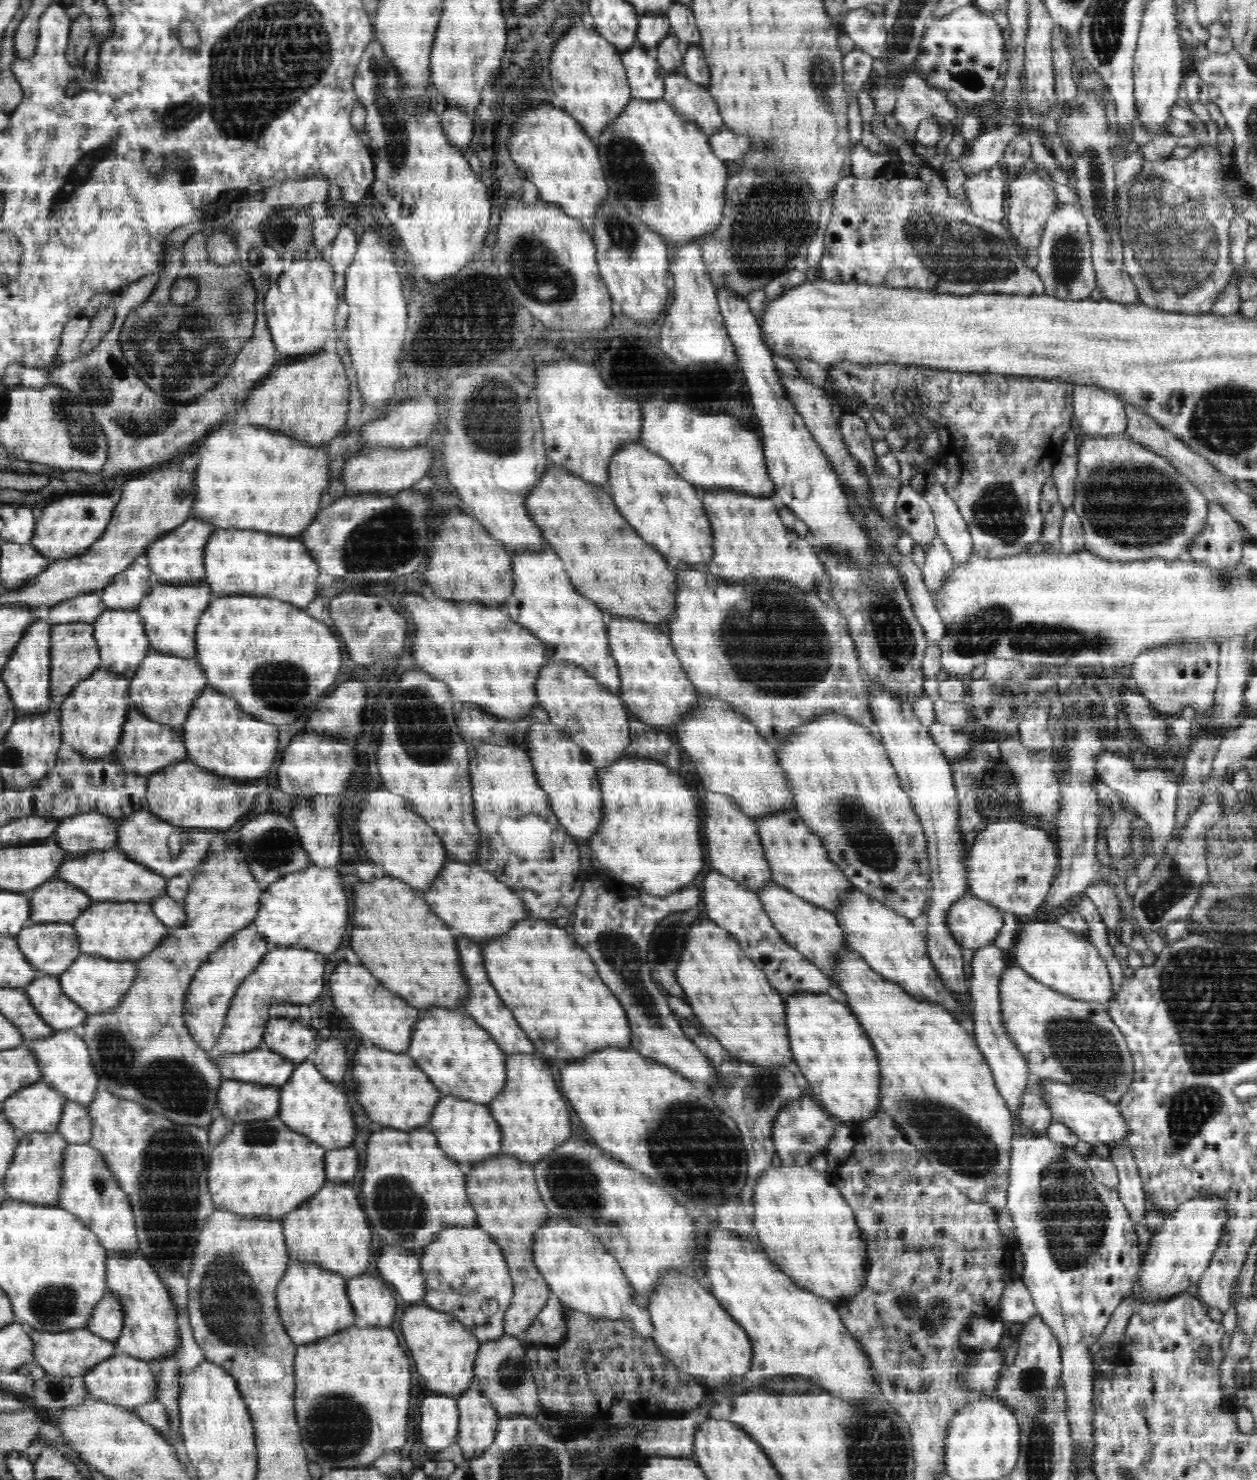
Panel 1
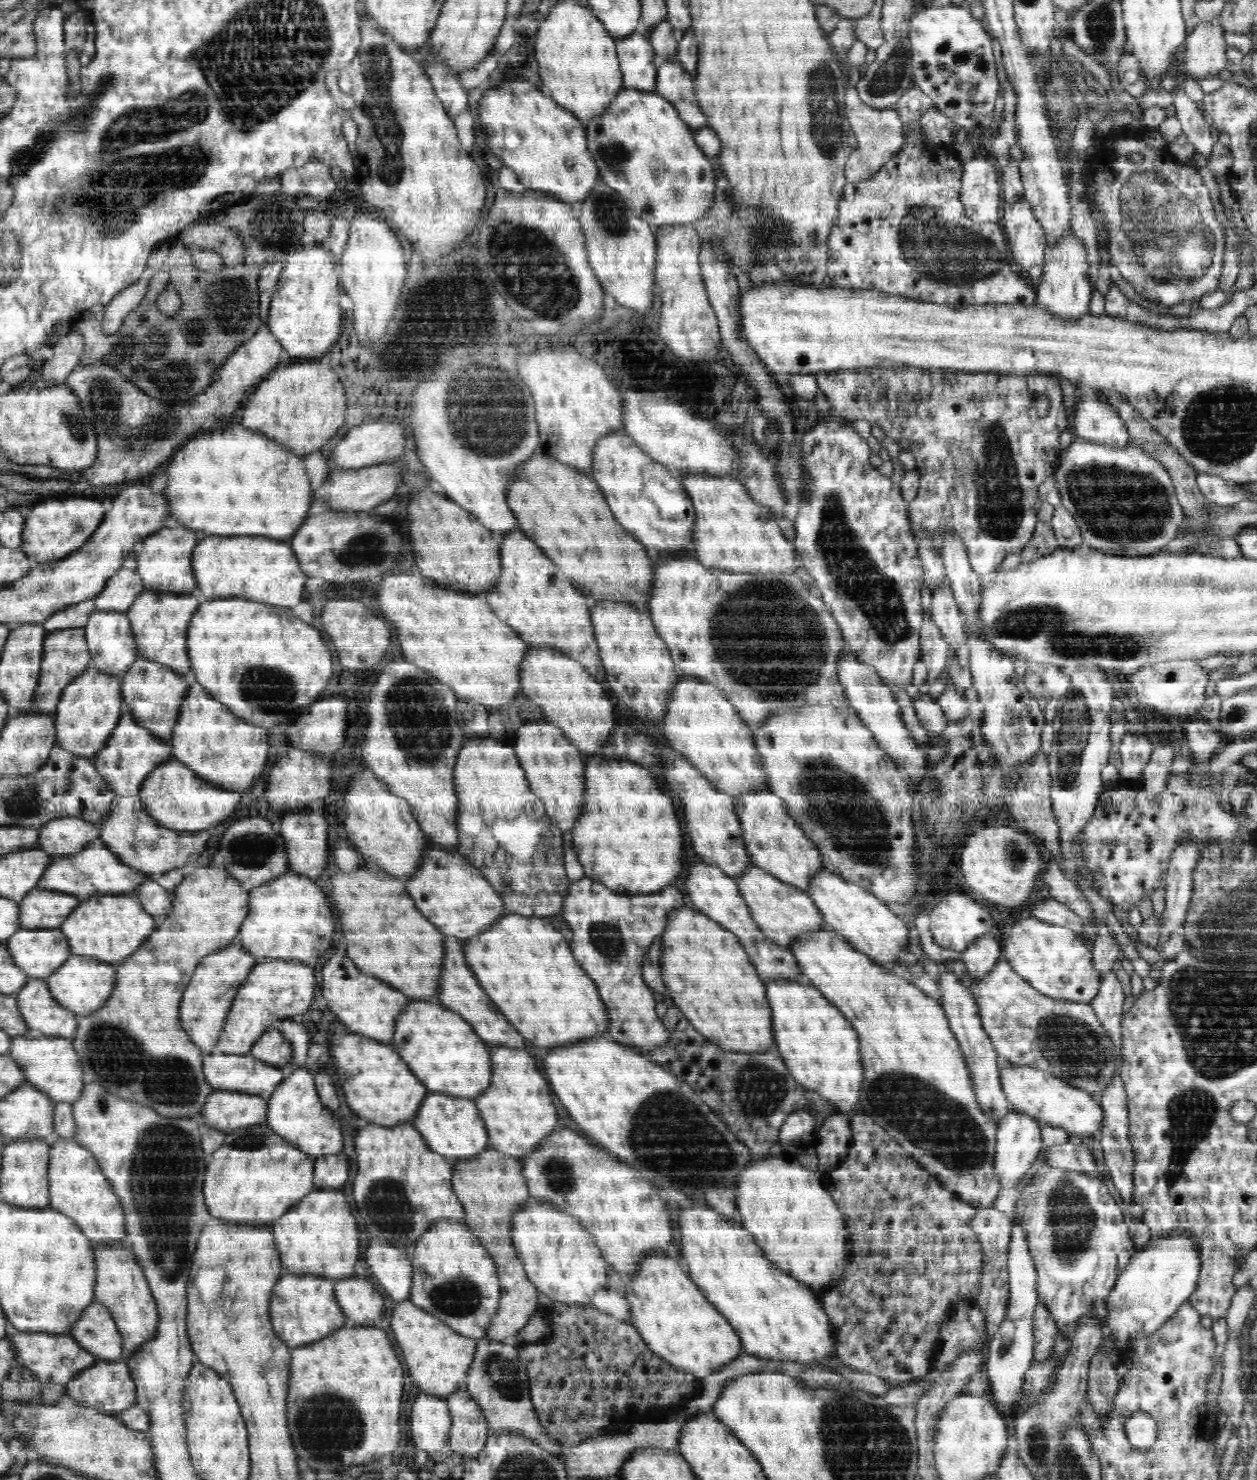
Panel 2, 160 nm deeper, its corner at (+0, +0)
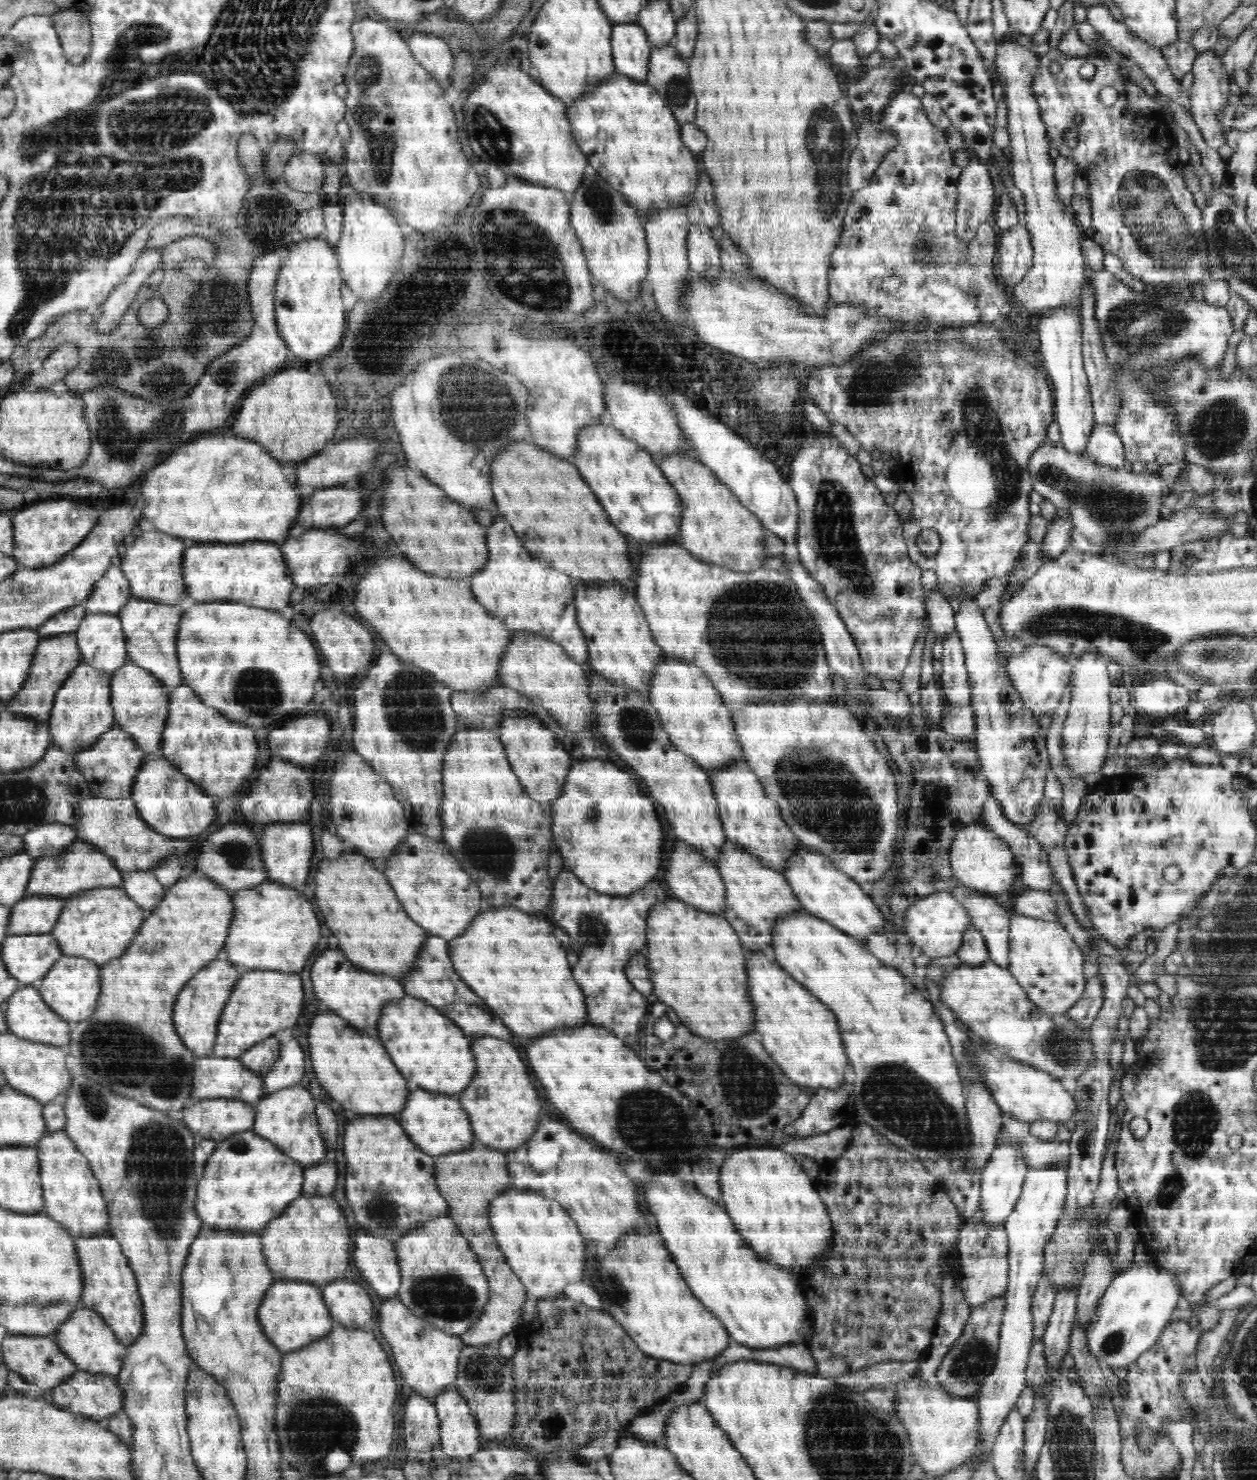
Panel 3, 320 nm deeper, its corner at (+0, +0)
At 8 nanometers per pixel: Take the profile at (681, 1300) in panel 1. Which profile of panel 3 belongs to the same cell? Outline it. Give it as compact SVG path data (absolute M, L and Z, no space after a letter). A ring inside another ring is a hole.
M659 1234L626 1236L626 1240L622 1240L622 1244L614 1248L614 1252L606 1252L604 1256L597 1254L593 1242L587 1241L585 1248L582 1281L594 1287L596 1293L602 1297L604 1303L599 1310L613 1316L644 1354L694 1367L698 1363L705 1362L706 1359L716 1359L716 1356L729 1346L732 1339L725 1324L690 1291L689 1285L682 1278L678 1265L664 1247Z

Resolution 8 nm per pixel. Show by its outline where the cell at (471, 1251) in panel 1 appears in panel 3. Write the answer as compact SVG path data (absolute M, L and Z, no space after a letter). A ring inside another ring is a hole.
M449 1215L420 1224L395 1243L401 1268L398 1298L416 1316L450 1335L468 1331L489 1302L490 1288L481 1263Z

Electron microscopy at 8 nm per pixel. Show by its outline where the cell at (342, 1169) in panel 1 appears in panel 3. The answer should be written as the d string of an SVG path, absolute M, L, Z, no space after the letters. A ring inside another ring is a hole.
M328 1157L322 1162L305 1169L305 1183L302 1186L302 1195L329 1196L335 1190L337 1178L336 1162Z

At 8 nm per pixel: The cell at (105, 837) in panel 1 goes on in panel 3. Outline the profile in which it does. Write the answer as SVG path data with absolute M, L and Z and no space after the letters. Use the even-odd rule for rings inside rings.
M51 823L34 827L22 837L22 852L38 859L63 853L77 842L77 831L74 826Z

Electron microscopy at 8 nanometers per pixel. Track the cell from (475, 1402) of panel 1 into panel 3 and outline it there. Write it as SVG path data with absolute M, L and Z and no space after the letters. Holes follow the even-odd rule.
M446 1390L432 1400L441 1421L440 1446L450 1458L466 1458L483 1447L477 1420L465 1397L457 1390Z

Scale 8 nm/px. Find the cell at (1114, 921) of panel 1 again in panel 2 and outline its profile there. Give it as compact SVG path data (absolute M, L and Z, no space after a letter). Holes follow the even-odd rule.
M1097 918L1096 927L1098 927L1098 936L1092 944L1092 961L1094 961L1094 969L1097 970L1098 976L1104 979L1106 974L1110 974L1117 967L1117 962L1122 958L1123 952L1118 949L1110 929Z

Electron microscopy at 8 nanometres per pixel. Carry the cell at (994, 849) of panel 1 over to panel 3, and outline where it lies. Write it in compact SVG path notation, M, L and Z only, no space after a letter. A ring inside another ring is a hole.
M977 823L962 828L951 841L950 866L960 885L982 890L985 894L1000 894L1006 888L1010 888L1012 882L1018 878L1019 866L1017 866L1015 855L1010 852L1009 845L997 836L996 832Z

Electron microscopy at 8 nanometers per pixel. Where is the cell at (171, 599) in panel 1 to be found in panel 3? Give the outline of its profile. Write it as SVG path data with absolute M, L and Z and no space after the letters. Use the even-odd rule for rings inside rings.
M131 599L116 614L121 620L122 630L126 639L128 660L152 672L158 681L164 682L166 689L174 689L184 684L180 664L177 657L178 623L188 606L162 604L160 601Z

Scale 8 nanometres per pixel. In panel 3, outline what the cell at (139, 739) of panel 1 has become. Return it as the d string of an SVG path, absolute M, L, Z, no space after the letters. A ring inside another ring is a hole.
M115 724L108 732L101 736L93 747L73 755L73 763L77 765L89 784L94 796L107 799L131 798L132 787L137 774L144 764L145 750L134 742L129 732Z

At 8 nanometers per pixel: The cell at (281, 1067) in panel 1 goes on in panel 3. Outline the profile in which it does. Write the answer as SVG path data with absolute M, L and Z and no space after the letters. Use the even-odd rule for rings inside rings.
M236 1057L195 1058L193 1067L192 1102L206 1100L206 1098L230 1098L256 1104L264 1098L264 1075L246 1068Z

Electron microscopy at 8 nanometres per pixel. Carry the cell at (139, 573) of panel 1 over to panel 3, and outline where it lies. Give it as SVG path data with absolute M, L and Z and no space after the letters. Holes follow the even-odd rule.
M111 564L109 570L97 582L91 596L83 603L86 612L116 614L131 599L130 587L120 564Z

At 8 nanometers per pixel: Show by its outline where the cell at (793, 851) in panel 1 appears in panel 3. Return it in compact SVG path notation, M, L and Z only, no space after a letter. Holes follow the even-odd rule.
M738 759L721 771L708 771L710 784L713 785L713 795L717 799L718 813L724 825L728 841L737 844L742 850L754 855L762 864L775 871L784 872L789 866L789 860L797 854L799 839L792 829L782 819L778 805L769 798L761 781L744 759Z

